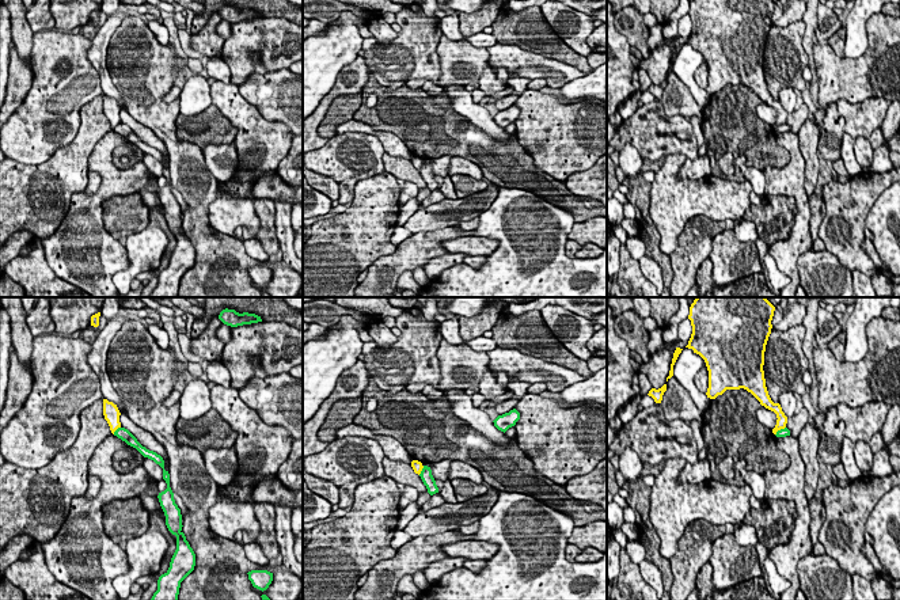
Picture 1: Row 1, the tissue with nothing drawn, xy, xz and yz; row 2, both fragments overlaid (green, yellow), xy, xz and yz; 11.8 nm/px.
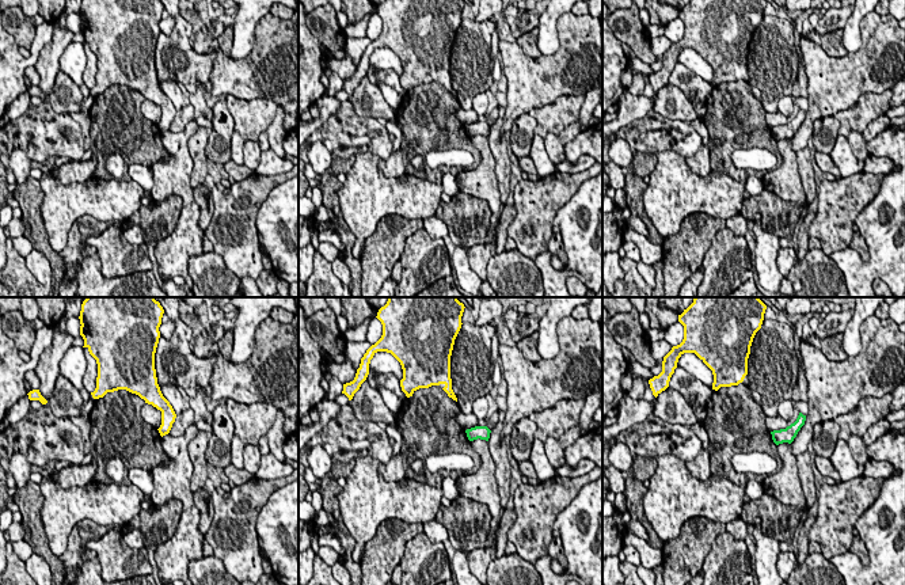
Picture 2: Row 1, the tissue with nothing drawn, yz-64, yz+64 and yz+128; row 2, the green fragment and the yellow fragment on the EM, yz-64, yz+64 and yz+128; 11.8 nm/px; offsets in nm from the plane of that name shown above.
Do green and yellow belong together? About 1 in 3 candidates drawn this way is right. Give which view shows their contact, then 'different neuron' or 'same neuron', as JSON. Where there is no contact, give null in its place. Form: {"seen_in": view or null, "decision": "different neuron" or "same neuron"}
{"seen_in": "xz", "decision": "different neuron"}

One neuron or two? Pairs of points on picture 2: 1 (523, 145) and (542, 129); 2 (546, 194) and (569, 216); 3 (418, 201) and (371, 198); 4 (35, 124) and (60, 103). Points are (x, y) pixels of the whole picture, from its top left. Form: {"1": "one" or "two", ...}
{"1": "two", "2": "two", "3": "one", "4": "two"}

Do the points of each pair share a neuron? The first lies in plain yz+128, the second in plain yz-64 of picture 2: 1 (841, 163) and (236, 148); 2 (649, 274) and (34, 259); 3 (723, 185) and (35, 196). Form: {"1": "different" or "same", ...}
{"1": "same", "2": "same", "3": "different"}

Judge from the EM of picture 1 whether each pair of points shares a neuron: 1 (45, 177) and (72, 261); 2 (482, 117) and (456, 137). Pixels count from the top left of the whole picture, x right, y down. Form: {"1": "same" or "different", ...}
{"1": "different", "2": "different"}

